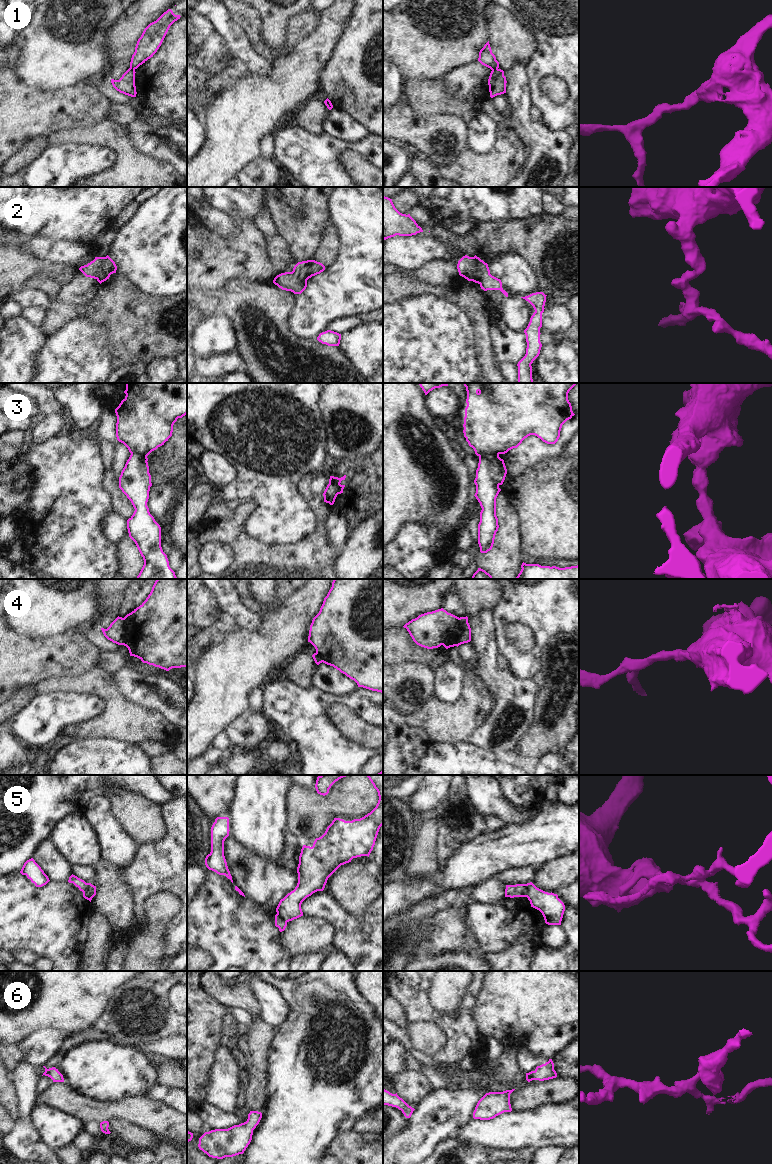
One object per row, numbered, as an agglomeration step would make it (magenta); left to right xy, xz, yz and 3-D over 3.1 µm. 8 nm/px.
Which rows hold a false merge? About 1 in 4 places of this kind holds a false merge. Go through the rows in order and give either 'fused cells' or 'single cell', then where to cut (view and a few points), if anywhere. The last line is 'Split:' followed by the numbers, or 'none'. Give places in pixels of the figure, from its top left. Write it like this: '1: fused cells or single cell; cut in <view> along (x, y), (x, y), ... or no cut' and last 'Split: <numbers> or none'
1: fused cells; cut in yz along (497, 68), (492, 70)
2: fused cells; cut in yz along (473, 257), (473, 273), (470, 280)
3: fused cells; cut in yz along (498, 453), (479, 457)
4: fused cells; cut in xy along (122, 618), (124, 644)
5: fused cells; cut in xy along (87, 883), (87, 892), (91, 898)
6: single cell; no cut
Split: 1, 2, 3, 4, 5

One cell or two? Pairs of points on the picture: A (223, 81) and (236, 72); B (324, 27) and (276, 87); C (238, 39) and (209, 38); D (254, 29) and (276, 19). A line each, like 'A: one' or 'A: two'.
A: one
B: one
C: two
D: two

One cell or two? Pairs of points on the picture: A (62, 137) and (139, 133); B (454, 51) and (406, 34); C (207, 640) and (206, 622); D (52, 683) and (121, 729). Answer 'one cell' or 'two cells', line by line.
A: two cells
B: one cell
C: two cells
D: one cell

